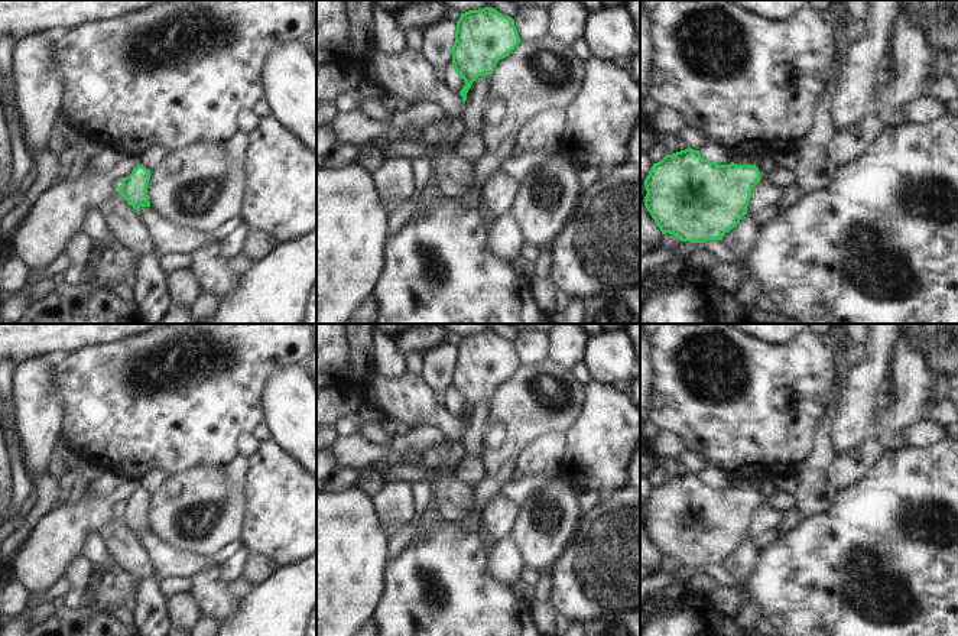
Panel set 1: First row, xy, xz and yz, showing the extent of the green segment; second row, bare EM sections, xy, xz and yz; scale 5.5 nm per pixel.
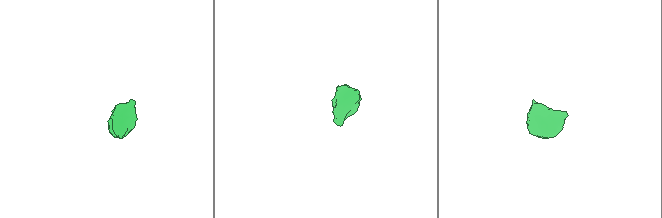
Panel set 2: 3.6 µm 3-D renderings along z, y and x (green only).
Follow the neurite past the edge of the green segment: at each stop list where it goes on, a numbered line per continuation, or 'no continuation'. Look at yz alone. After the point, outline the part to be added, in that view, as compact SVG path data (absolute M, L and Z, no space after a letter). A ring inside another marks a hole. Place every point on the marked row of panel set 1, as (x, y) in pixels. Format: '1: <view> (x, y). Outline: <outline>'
1: yz (780, 178). Outline: M774 168L770 172L760 171L760 178L767 179L770 184L780 189L786 189L796 185L796 175L792 171Z

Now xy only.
no continuation.

